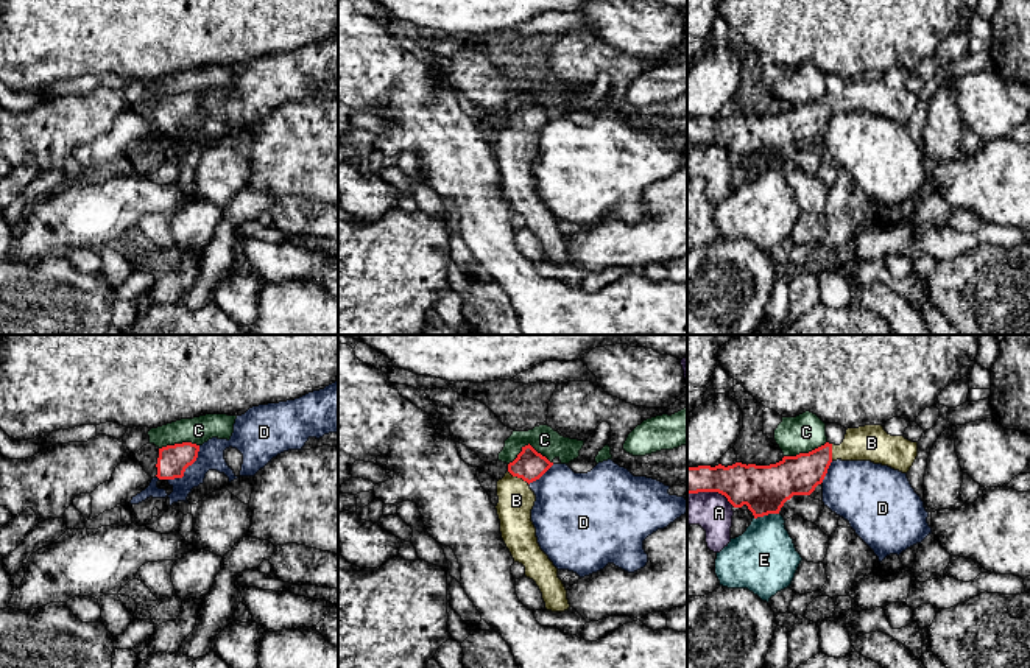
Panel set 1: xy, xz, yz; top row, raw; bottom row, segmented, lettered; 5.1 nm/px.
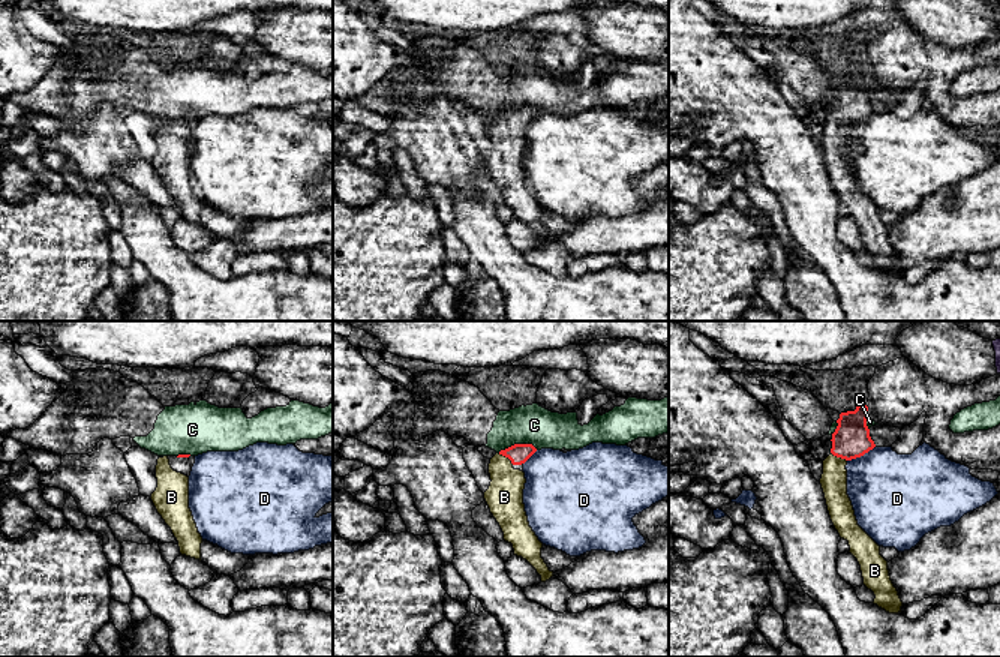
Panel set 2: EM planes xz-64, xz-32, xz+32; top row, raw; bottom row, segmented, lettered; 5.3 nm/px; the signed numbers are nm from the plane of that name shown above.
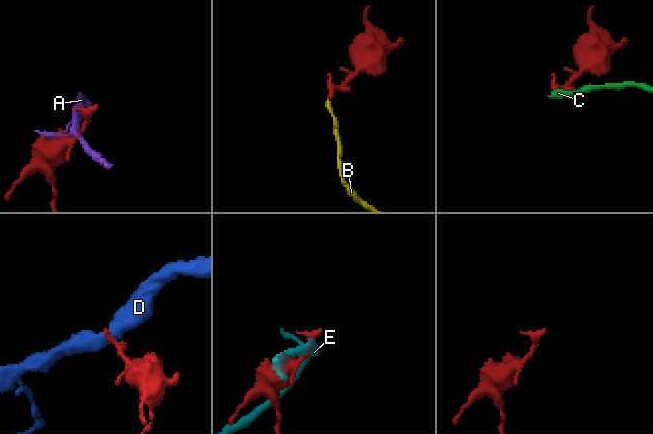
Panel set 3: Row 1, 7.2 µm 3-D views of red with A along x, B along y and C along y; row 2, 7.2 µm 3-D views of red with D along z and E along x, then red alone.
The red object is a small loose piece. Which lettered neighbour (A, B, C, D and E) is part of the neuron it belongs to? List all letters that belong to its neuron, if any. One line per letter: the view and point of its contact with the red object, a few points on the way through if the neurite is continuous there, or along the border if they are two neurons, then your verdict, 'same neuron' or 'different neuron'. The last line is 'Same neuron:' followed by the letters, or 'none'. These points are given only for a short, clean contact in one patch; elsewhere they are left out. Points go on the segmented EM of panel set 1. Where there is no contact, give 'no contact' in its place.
A: yz (711, 491) | different neuron
B: xz (519, 477) | across xz (530, 466), (519, 477), (516, 500) | same neuron
C: xz (529, 444) | along xz (552, 463), (527, 444), (508, 464) | different neuron
D: xy (186, 467) | along xy (200, 446), (198, 457), (184, 474), (167, 480) | different neuron
E: yz (765, 514) | different neuron
Same neuron: B

